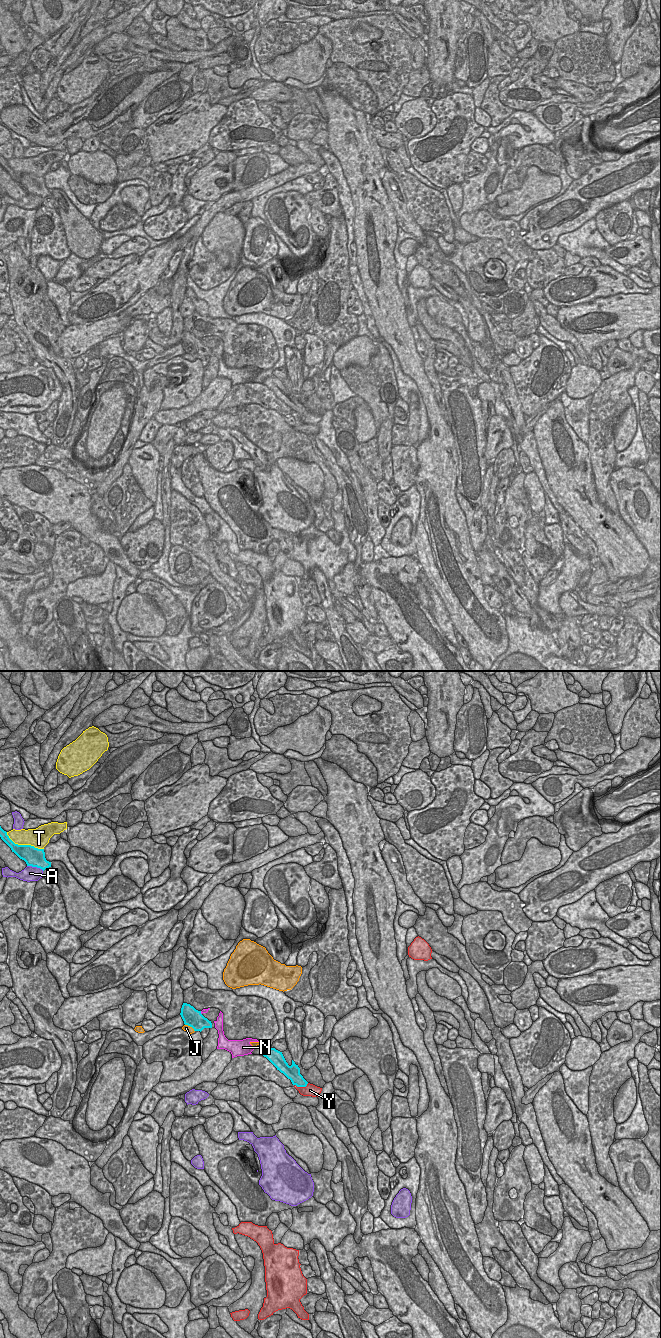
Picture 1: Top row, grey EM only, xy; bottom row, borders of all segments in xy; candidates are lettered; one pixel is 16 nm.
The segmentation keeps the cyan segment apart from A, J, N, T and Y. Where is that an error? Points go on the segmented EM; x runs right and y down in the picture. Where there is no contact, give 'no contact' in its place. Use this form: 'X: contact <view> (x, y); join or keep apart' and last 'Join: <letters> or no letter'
A: contact xy (35, 866); keep apart
J: contact xy (190, 1026); keep apart
N: contact xy (200, 1013); keep apart
T: contact xy (24, 845); keep apart
Y: contact xy (301, 1086); keep apart
Join: no letter

